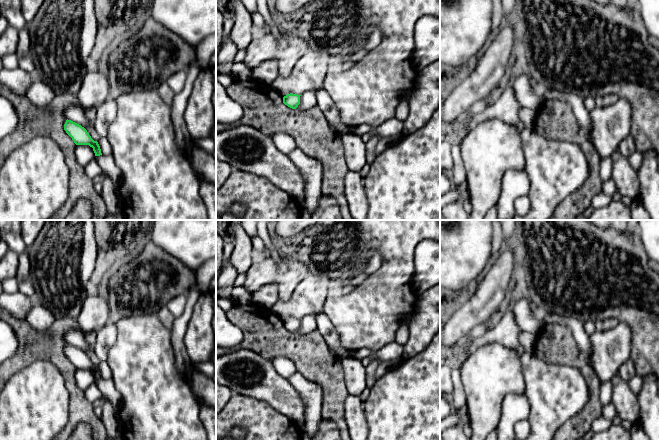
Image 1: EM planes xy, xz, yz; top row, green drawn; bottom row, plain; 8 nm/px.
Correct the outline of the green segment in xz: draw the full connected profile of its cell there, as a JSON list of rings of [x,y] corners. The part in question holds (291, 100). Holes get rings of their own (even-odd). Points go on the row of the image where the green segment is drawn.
[[[287,94],[283,97],[283,103],[292,109],[296,109],[300,104],[300,96],[298,94]]]

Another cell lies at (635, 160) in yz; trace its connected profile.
[[[637,151],[632,153],[627,159],[630,166],[635,170],[638,170],[641,167],[643,162],[642,154]]]

